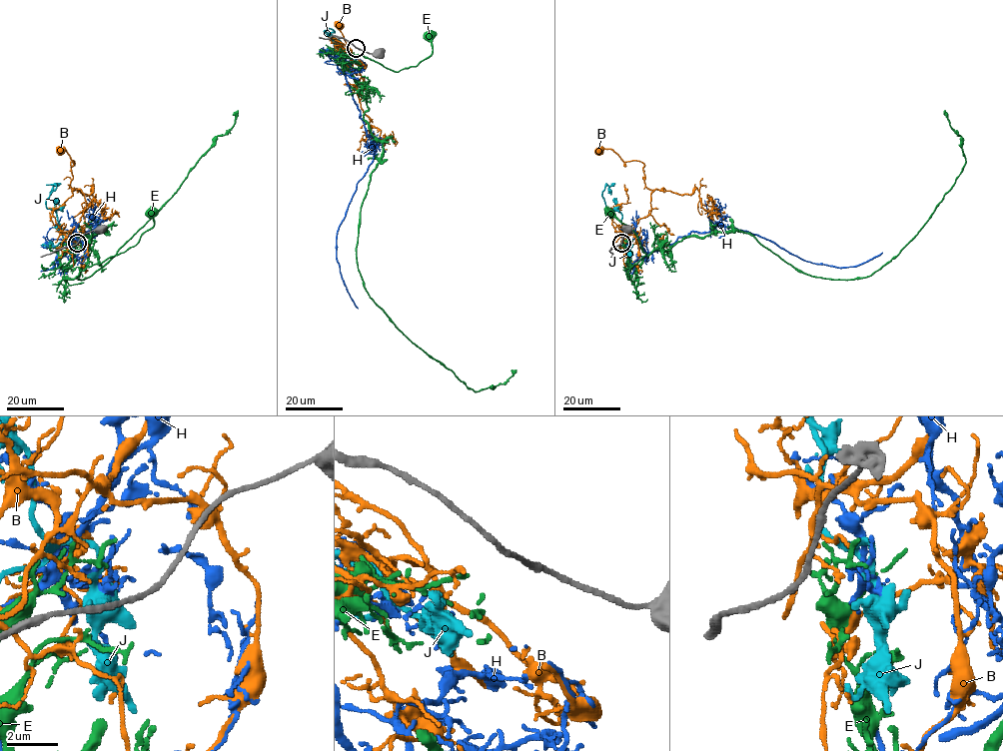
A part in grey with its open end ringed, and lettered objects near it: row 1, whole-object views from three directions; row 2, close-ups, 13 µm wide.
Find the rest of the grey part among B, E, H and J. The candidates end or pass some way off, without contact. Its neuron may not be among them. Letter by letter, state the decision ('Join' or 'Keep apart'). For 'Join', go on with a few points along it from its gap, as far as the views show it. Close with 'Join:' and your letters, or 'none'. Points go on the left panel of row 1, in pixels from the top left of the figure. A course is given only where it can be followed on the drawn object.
B: Keep apart
E: Keep apart
H: Join. Its course: (72, 243), (57, 249), (56, 261), (82, 231), (96, 224), (78, 236), (58, 266), (79, 253)
J: Keep apart
Join: H

